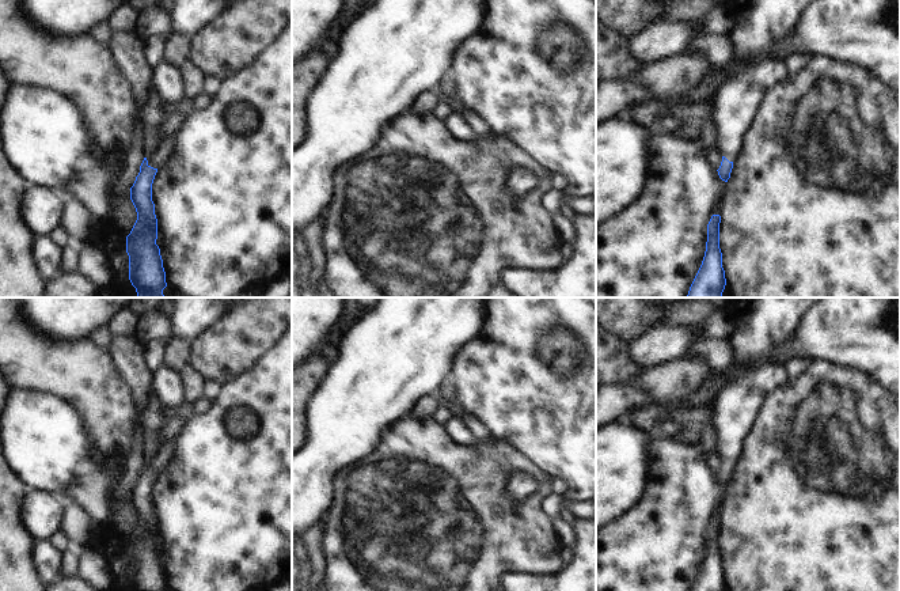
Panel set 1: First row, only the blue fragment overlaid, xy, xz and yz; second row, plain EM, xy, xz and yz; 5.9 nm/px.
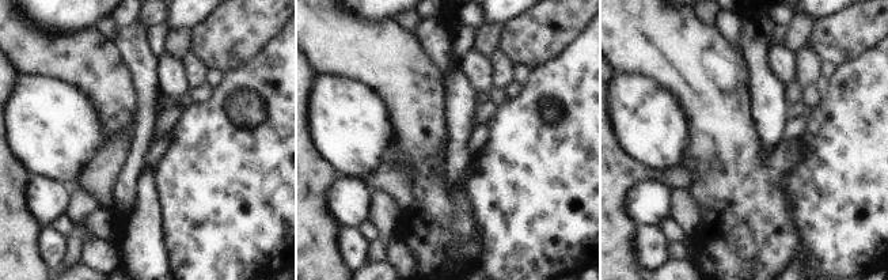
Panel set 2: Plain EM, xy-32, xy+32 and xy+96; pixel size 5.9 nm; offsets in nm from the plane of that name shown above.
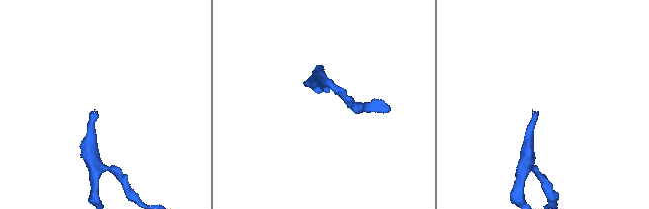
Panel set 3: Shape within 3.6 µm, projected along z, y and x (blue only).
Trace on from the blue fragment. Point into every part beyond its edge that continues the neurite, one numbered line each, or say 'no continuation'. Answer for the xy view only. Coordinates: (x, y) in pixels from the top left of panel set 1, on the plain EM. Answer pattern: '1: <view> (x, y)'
no continuation

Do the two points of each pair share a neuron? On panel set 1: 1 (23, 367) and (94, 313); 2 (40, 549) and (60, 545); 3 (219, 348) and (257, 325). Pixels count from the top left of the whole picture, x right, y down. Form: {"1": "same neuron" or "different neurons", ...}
{"1": "different neurons", "2": "different neurons", "3": "same neuron"}

